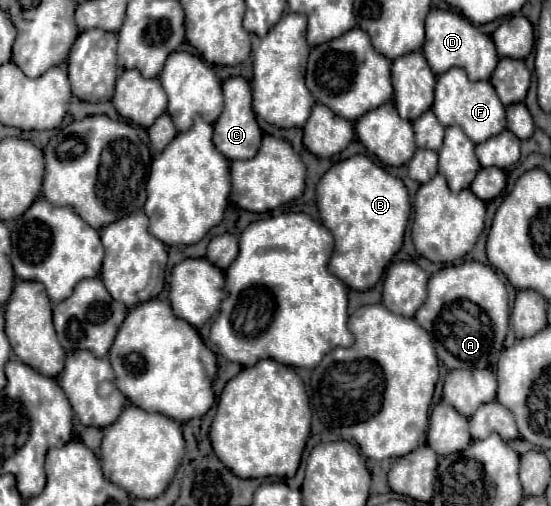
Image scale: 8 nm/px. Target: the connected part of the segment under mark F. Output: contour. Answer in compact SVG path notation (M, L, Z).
M449 69L437 77L433 113L441 125L461 127L473 143L483 143L505 129L505 107L501 105L497 93L493 93L493 85L489 85L489 81L469 81L465 69Z

